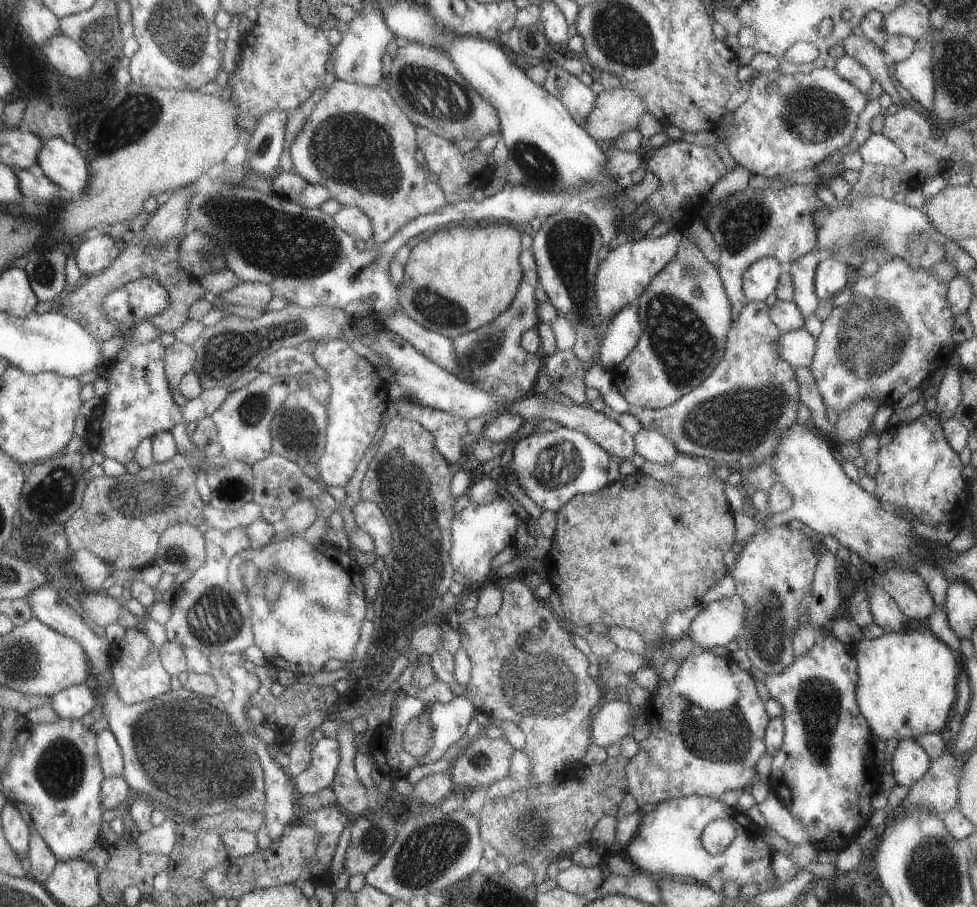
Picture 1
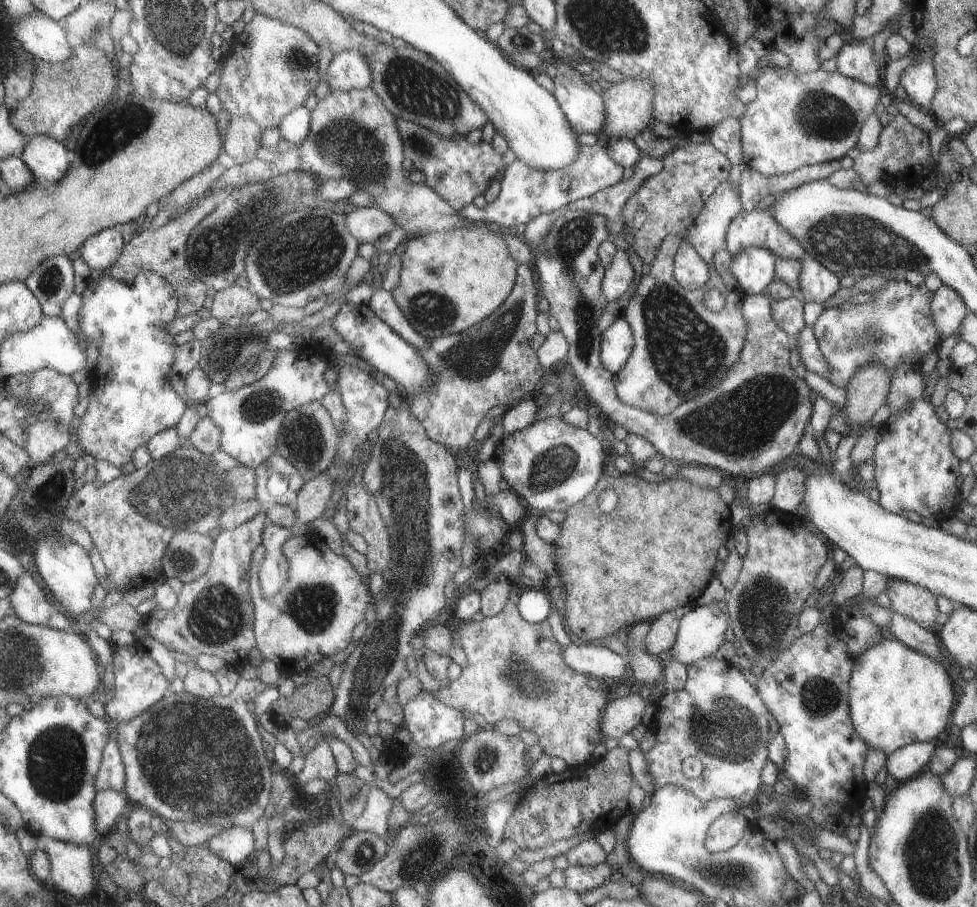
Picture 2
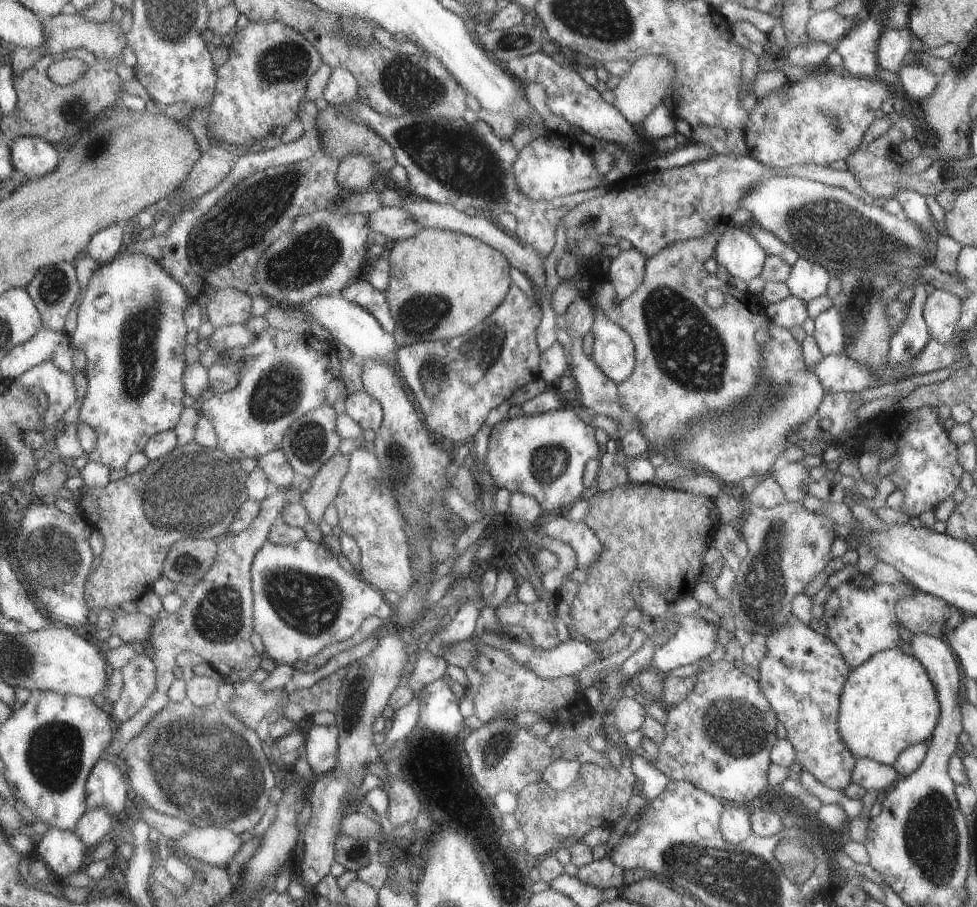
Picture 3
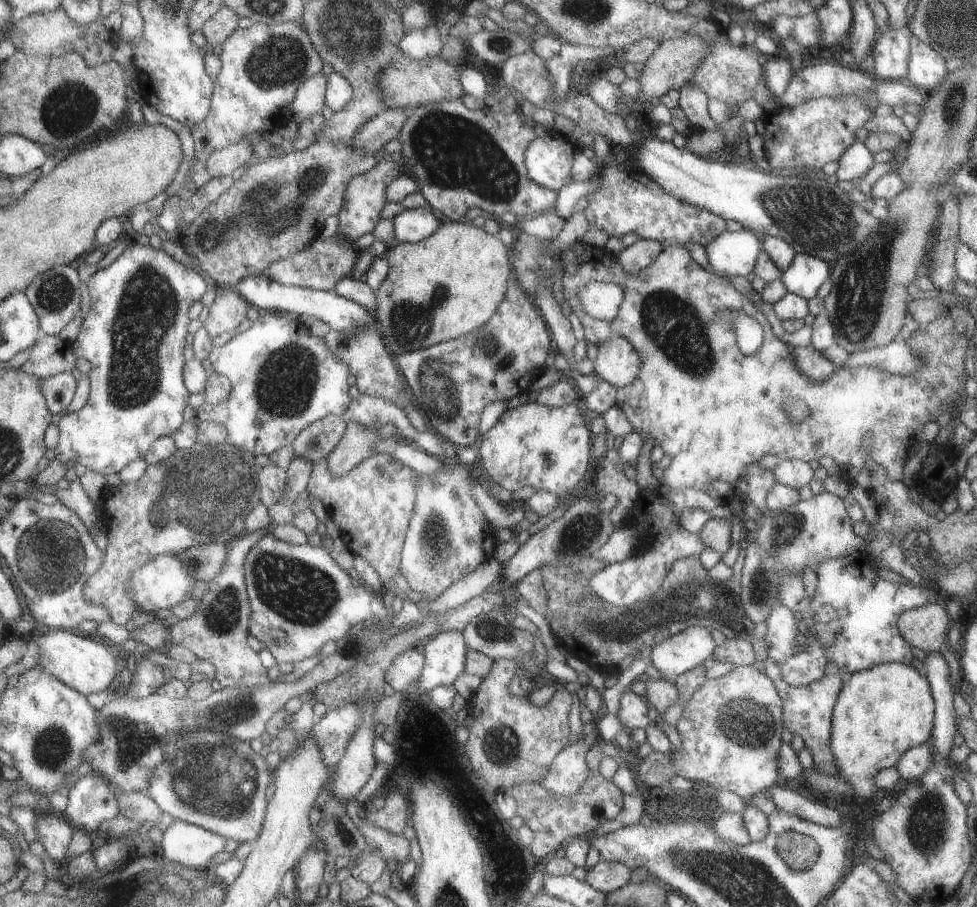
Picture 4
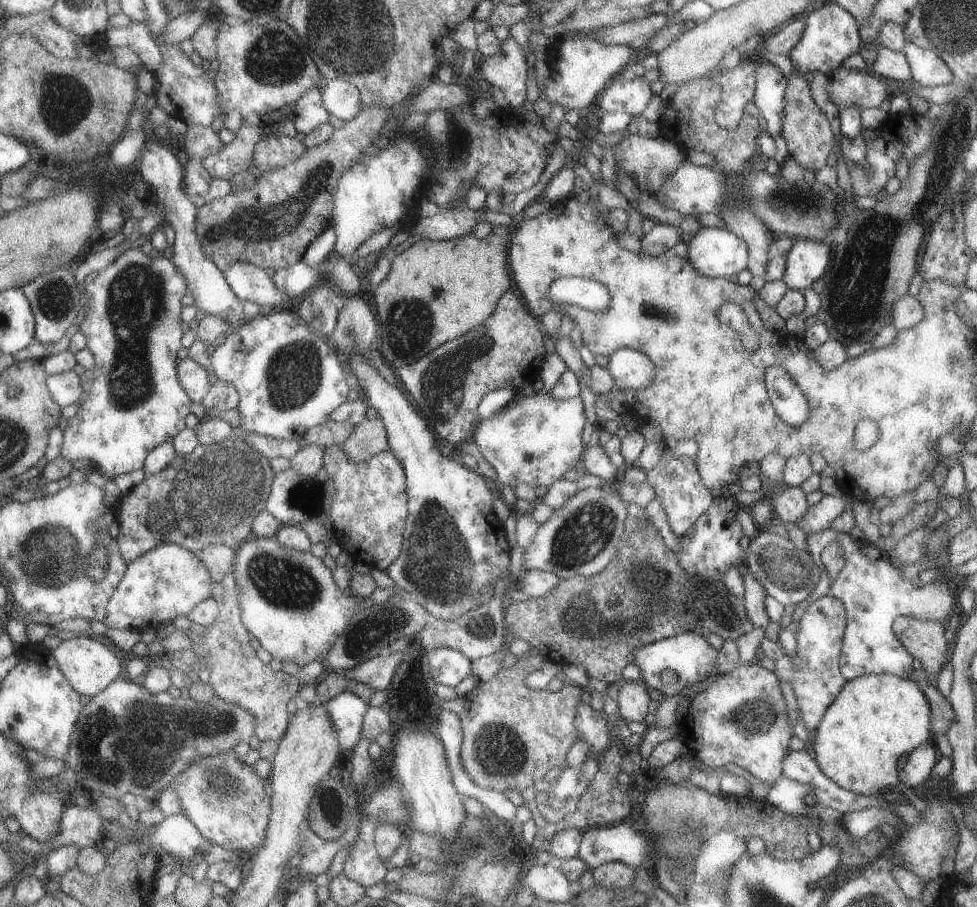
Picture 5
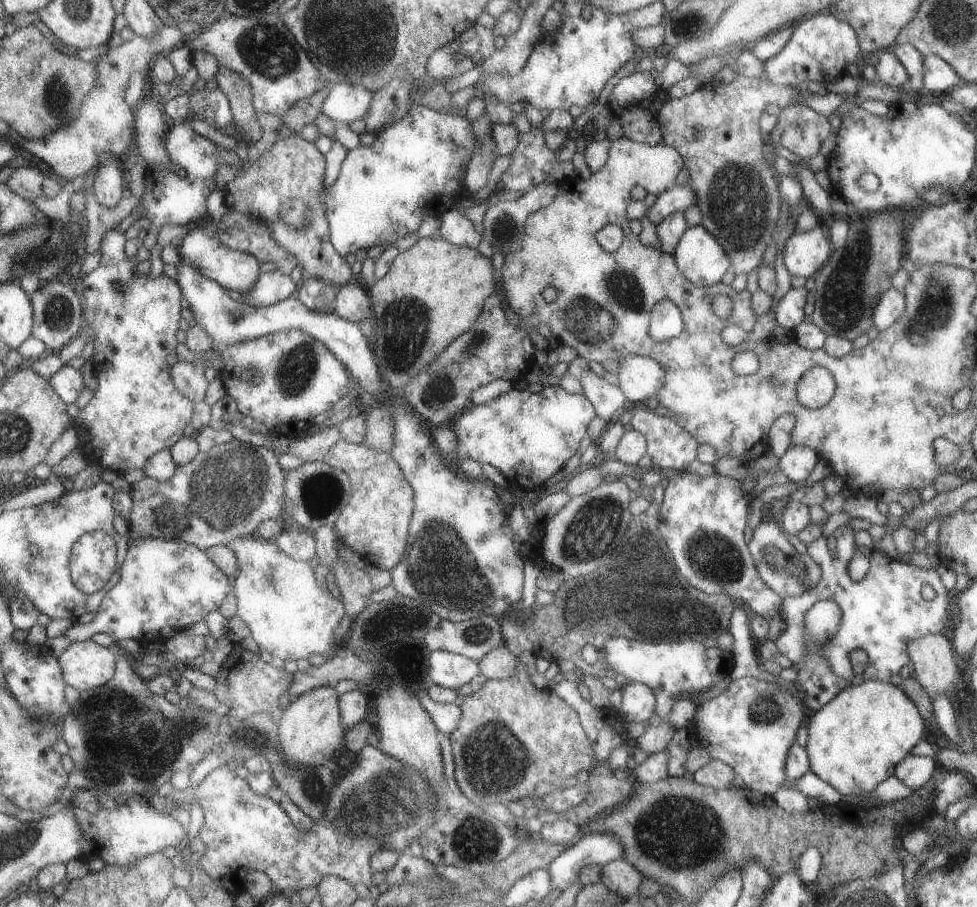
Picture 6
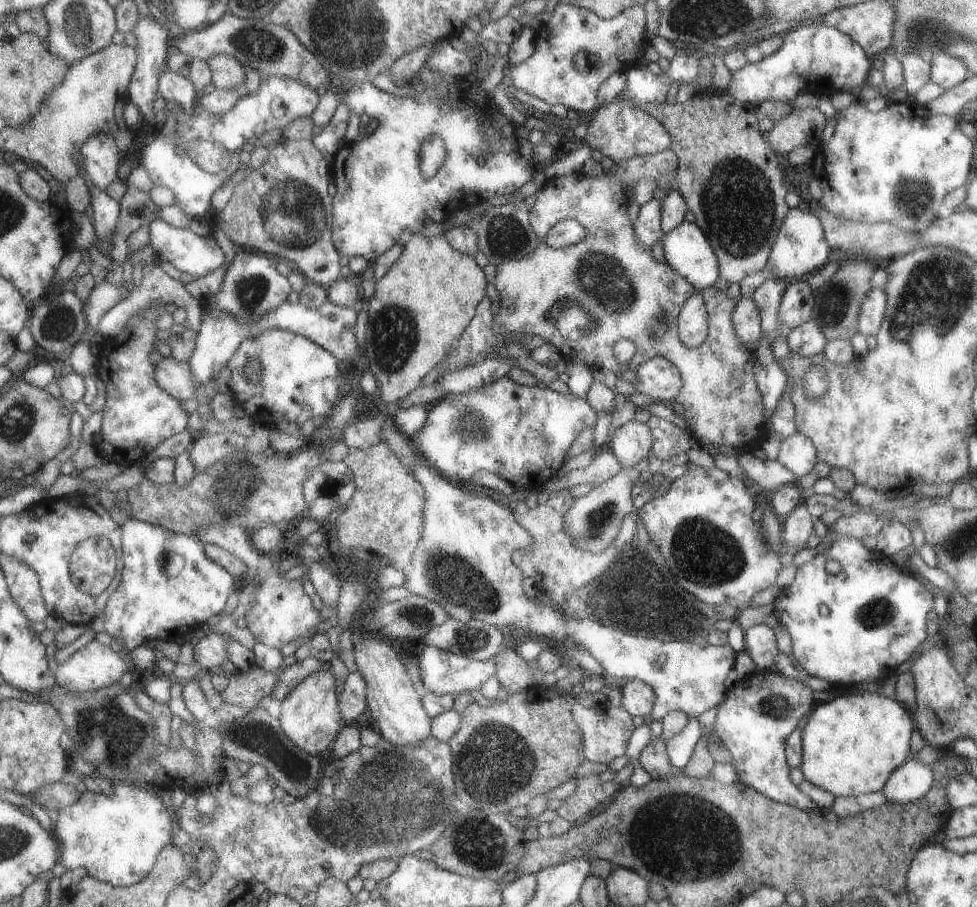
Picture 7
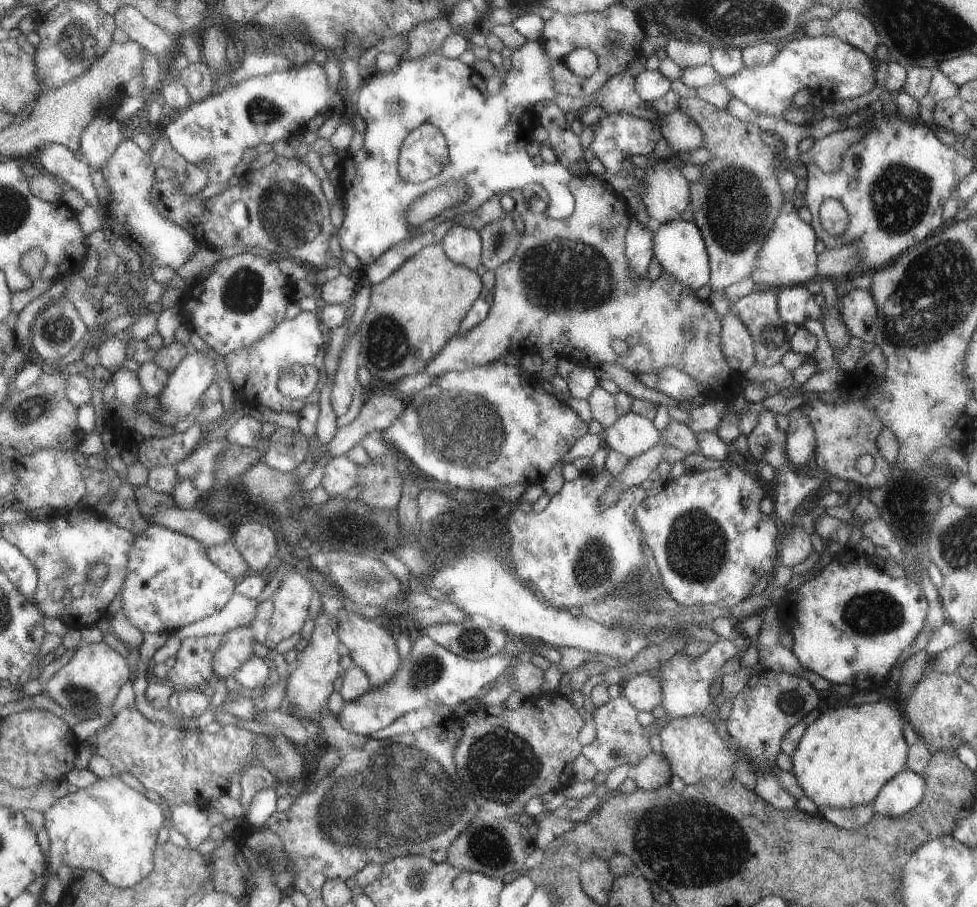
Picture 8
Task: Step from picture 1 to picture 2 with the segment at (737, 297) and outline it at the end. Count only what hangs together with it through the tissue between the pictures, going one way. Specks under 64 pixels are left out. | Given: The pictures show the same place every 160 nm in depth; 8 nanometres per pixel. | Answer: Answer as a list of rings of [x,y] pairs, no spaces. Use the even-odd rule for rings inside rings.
[[[770,206],[764,210],[743,210],[733,217],[726,230],[724,248],[727,249],[730,256],[740,253],[747,247],[761,247],[768,250],[774,258],[782,259],[801,259],[804,255],[804,250],[797,242],[794,236],[791,236],[773,217],[770,213]]]

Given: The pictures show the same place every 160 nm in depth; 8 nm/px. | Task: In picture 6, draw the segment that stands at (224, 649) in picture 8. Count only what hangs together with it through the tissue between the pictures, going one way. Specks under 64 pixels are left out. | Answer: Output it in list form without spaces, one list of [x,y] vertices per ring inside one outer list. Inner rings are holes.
[[[181,631],[167,640],[165,646],[167,651],[174,654],[180,665],[186,665],[209,650],[207,637],[208,635],[192,635],[189,631]]]

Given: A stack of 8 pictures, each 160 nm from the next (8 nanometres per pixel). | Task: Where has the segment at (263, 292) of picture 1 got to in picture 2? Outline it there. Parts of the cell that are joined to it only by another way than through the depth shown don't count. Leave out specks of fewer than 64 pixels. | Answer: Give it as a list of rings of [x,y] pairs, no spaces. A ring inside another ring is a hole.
[[[235,284],[216,293],[211,302],[210,311],[211,316],[222,322],[222,319],[231,318],[231,316],[247,317],[260,308],[260,295]]]

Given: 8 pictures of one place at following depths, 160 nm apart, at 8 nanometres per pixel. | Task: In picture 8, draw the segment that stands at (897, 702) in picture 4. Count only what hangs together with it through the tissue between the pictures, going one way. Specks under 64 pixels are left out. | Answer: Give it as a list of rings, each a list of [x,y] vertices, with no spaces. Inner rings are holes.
[[[878,700],[875,703],[862,703],[860,706],[831,708],[821,713],[798,740],[795,750],[790,754],[791,772],[801,792],[817,808],[829,807],[849,809],[870,805],[879,789],[904,768],[907,745],[902,735],[903,713],[900,704]]]

